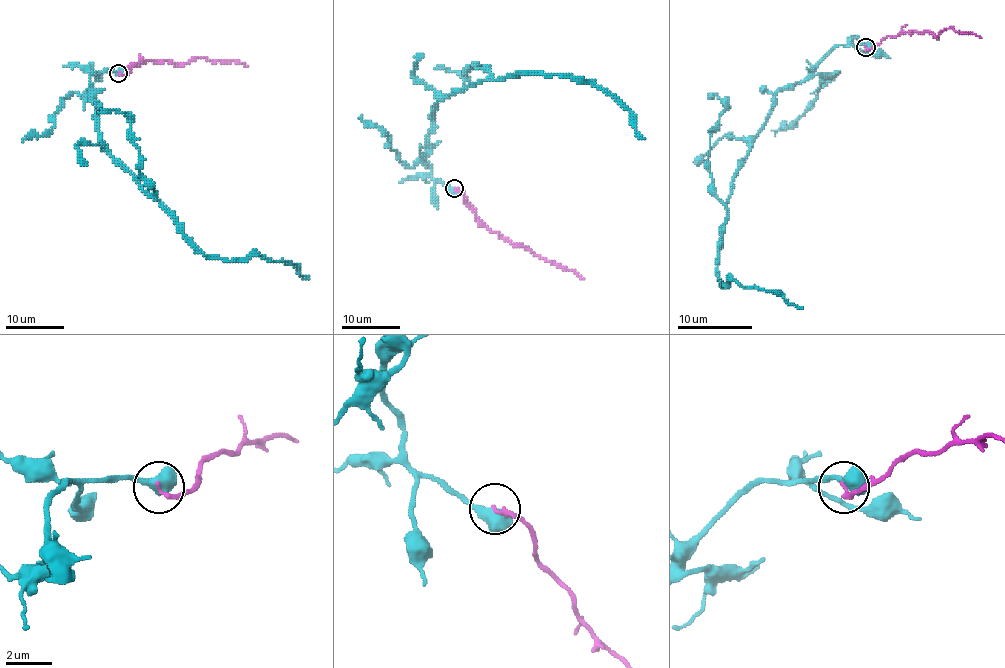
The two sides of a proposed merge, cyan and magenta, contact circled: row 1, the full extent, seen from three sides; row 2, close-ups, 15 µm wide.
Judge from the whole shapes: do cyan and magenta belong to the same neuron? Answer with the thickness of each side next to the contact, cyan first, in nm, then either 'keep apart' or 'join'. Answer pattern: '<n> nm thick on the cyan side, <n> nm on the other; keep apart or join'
750 nm thick on the cyan side, 180 nm on the other; keep apart

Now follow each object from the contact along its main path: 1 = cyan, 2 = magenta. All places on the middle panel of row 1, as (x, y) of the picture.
1: (454, 189), (432, 177), (426, 161), (432, 117), (437, 103), (480, 81), (533, 72), (591, 81), (645, 139)
2: (454, 189), (460, 190), (485, 225), (584, 279)

